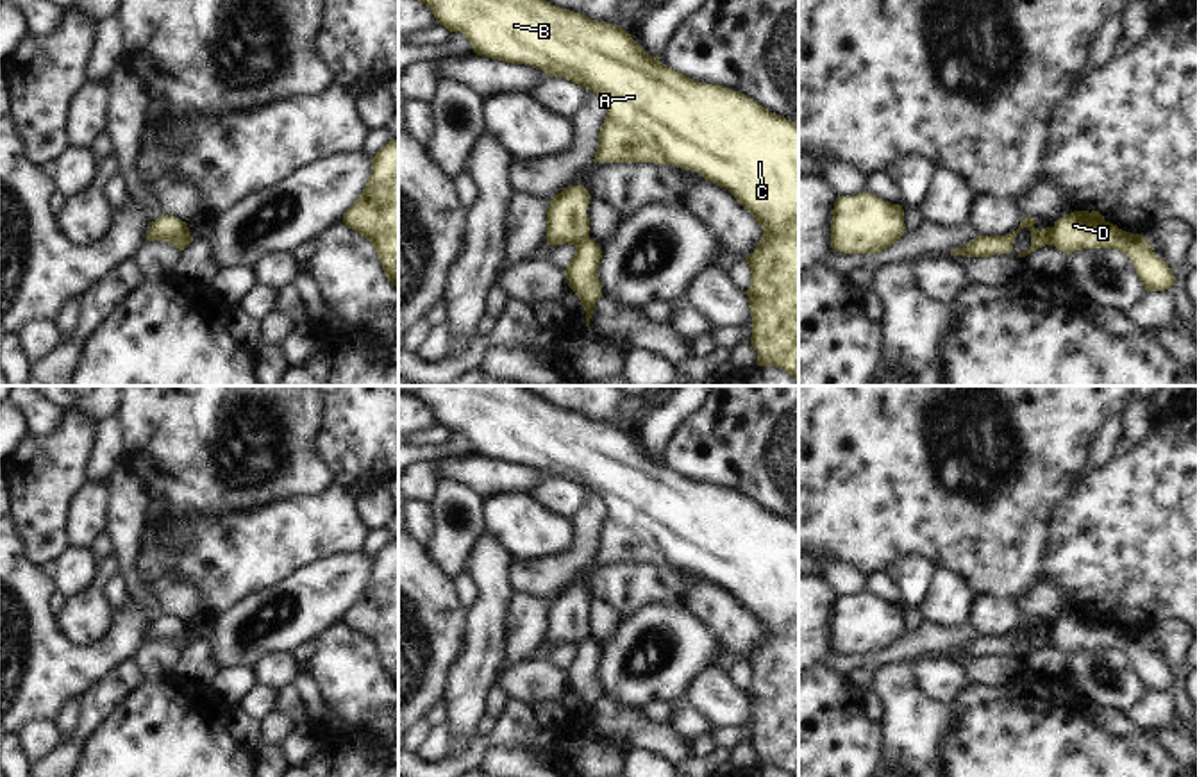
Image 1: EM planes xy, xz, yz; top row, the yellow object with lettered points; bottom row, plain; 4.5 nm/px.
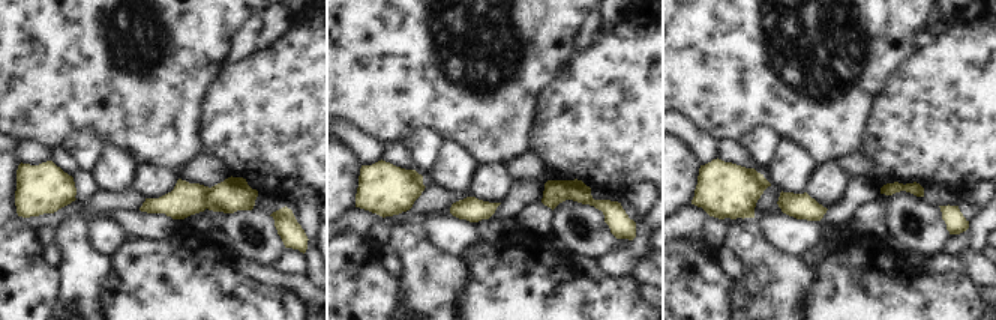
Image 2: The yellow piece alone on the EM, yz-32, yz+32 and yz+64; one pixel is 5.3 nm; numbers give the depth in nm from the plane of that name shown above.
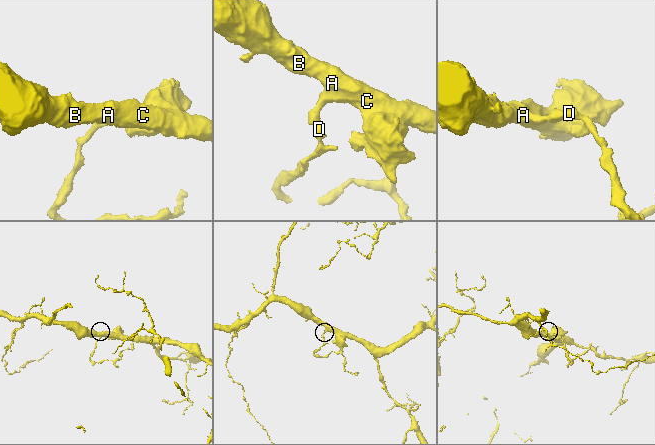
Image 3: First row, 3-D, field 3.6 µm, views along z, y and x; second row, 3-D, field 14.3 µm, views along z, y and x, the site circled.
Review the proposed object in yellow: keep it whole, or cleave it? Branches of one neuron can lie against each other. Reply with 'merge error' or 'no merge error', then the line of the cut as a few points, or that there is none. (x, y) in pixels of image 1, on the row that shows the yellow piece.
merge error; cut in yz along (1054, 227), (1051, 243)

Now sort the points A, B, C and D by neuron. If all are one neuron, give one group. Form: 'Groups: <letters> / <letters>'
Groups: A B C / D

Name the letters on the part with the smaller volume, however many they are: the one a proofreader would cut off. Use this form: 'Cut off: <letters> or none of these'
Cut off: D

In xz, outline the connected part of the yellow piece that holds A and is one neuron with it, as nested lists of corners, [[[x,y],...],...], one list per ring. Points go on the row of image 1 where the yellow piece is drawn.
[[[420,0],[429,5],[436,23],[443,25],[450,32],[461,32],[472,45],[477,55],[486,55],[491,59],[529,64],[540,68],[547,73],[547,77],[563,77],[572,80],[584,89],[593,91],[607,107],[607,116],[598,132],[598,145],[595,152],[595,163],[656,163],[656,164],[672,164],[681,170],[693,170],[702,175],[706,180],[725,188],[761,225],[763,238],[754,248],[752,254],[745,257],[750,268],[750,286],[745,291],[749,297],[749,307],[752,316],[752,338],[750,345],[758,354],[759,366],[775,366],[779,370],[788,372],[799,382],[799,123],[786,120],[775,113],[770,113],[752,98],[745,96],[741,91],[732,91],[729,88],[722,88],[718,84],[706,84],[693,80],[666,64],[661,63],[659,57],[652,57],[645,52],[645,48],[632,39],[629,32],[625,32],[620,25],[611,25],[606,21],[591,20],[581,13],[573,13],[570,9],[559,9],[550,5],[545,0]]]

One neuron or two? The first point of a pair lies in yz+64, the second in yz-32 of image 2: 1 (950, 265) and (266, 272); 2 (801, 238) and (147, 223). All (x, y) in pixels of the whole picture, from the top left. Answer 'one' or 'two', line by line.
1: two
2: two

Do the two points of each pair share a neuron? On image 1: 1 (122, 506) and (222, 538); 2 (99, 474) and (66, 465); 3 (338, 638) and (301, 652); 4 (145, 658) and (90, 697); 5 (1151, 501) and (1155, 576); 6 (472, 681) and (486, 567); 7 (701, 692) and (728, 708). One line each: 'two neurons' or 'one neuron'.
1: two neurons
2: two neurons
3: two neurons
4: two neurons
5: one neuron
6: one neuron
7: one neuron

